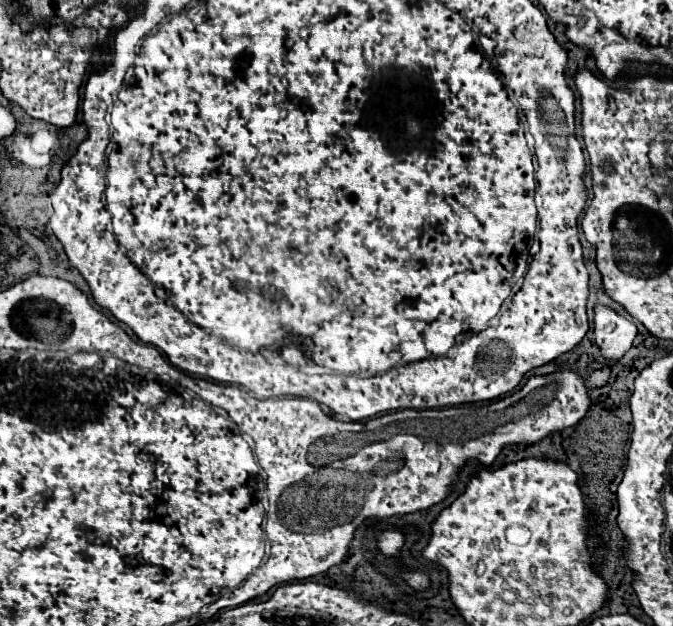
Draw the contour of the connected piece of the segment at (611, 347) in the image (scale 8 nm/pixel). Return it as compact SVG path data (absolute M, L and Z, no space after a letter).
M595 305L593 315L595 315L595 341L603 357L619 361L629 351L637 335L635 323L607 305Z

